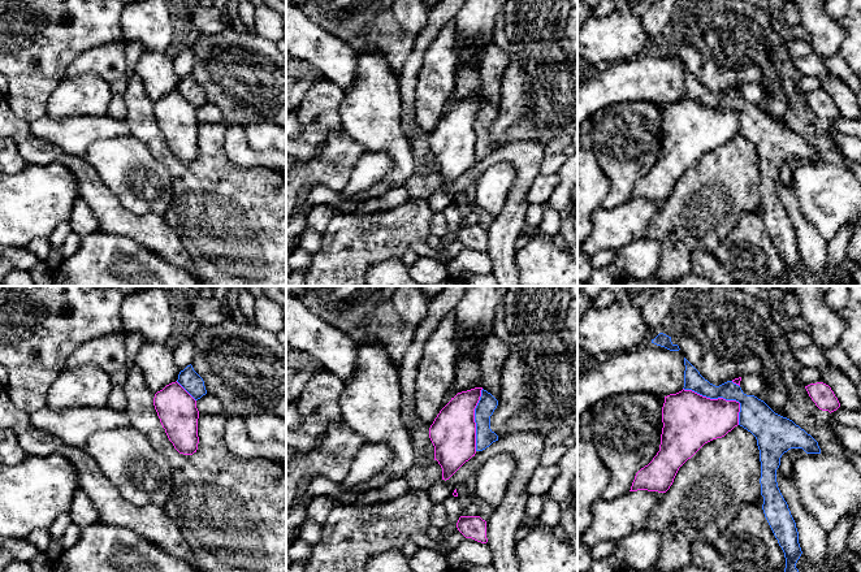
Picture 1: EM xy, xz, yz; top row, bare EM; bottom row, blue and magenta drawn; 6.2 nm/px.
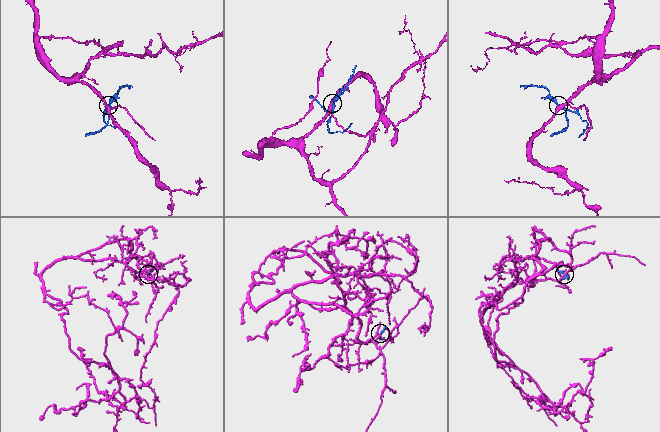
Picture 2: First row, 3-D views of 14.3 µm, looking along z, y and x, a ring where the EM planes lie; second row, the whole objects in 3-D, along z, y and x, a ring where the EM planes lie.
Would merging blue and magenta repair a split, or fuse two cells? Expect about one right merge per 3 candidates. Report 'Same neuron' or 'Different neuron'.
Different neuron

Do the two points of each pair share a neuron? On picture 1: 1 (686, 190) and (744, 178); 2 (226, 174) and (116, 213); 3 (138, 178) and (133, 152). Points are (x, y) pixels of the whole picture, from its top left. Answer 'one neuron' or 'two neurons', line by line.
1: one neuron
2: two neurons
3: one neuron

